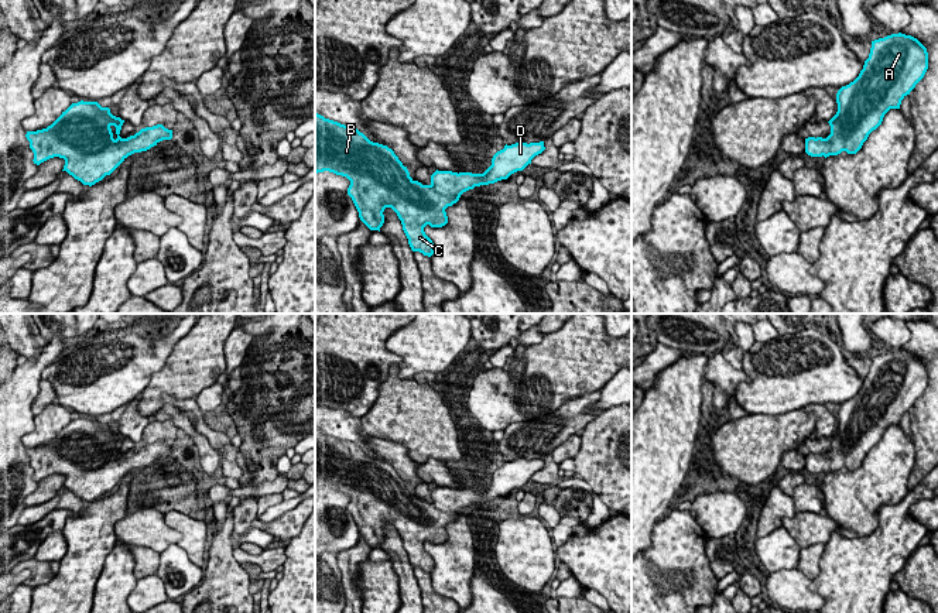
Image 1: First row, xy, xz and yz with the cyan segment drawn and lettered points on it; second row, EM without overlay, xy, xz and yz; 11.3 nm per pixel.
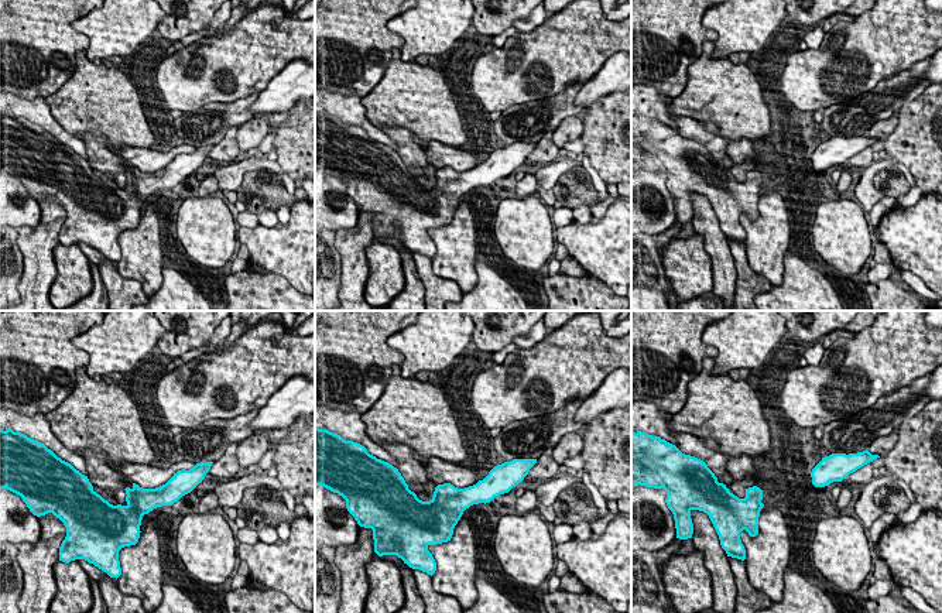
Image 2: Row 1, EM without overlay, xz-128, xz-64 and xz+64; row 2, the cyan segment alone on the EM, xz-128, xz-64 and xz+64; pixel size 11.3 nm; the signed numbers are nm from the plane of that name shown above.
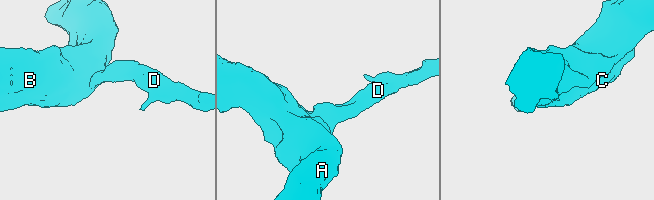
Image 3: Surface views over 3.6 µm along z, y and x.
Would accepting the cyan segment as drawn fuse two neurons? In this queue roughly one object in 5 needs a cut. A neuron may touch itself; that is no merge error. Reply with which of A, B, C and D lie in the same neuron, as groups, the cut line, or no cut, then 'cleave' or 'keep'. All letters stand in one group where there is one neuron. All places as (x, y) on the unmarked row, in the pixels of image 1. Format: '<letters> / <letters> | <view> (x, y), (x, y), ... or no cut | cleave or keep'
A B C D | no cut | keep

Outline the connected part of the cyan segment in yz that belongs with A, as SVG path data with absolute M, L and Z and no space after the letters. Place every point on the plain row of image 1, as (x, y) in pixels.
M898 349L872 357L869 374L859 393L836 410L838 428L828 438L831 451L826 455L805 455L805 469L825 475L842 468L856 470L869 451L881 441L884 431L890 425L900 425L901 417L924 394L927 386L928 369L917 355Z

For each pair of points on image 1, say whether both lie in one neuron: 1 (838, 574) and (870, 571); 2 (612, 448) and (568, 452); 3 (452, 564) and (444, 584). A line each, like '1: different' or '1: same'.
1: same
2: different
3: same

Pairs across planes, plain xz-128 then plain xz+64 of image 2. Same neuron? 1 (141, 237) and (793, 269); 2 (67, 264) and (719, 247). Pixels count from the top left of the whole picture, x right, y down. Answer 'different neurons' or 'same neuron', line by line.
1: different neurons
2: different neurons

